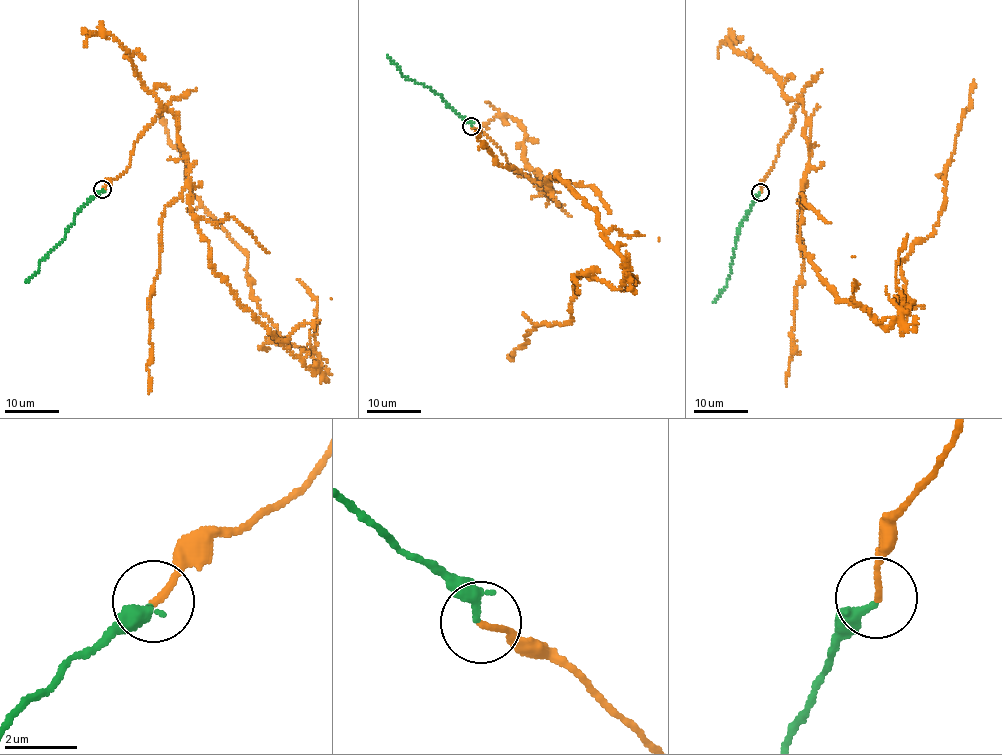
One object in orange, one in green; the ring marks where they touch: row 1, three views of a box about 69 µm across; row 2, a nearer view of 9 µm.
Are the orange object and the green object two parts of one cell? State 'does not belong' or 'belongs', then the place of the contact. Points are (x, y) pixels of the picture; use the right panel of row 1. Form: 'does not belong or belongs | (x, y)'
does not belong | (760, 192)

